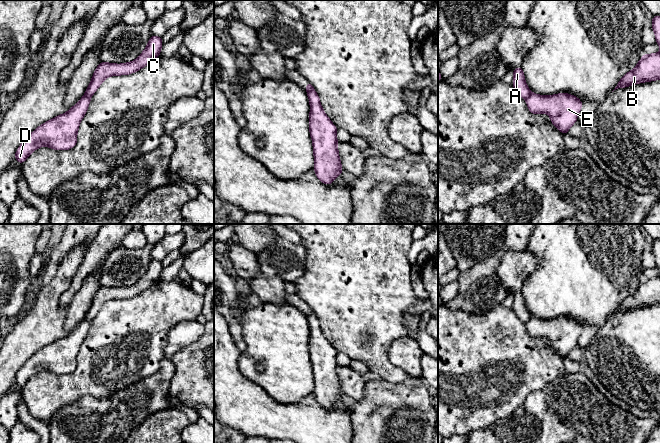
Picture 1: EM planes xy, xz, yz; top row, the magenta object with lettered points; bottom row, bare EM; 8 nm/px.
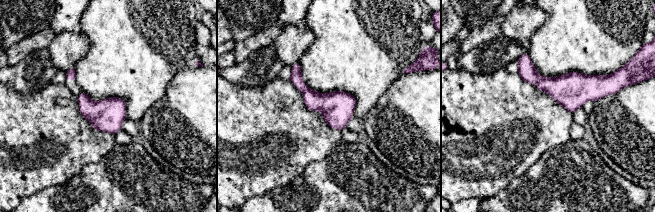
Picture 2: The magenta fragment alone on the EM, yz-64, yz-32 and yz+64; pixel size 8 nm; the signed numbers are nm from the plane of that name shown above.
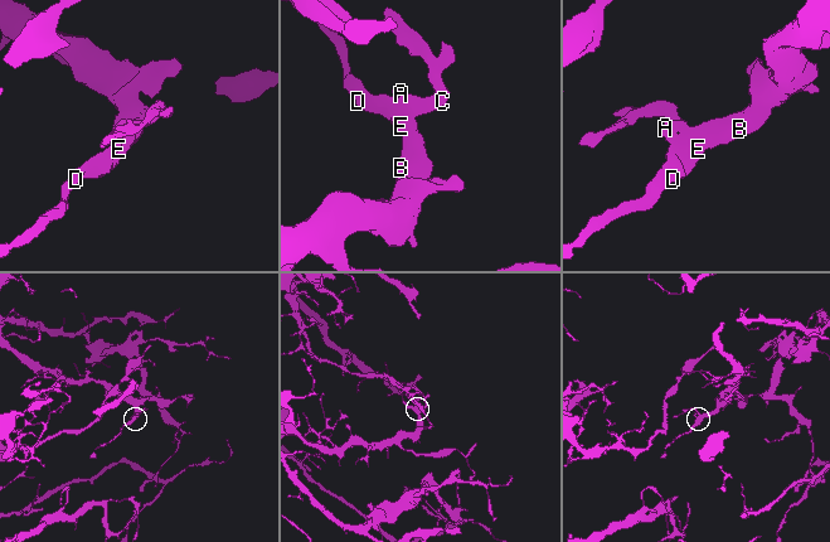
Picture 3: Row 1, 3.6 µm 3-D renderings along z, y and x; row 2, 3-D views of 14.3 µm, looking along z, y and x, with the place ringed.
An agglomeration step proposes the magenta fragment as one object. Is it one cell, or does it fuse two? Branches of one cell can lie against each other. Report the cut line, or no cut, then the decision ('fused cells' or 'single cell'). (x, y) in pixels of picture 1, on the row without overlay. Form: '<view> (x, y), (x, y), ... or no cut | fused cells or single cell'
xy (84, 319), (90, 321) | fused cells

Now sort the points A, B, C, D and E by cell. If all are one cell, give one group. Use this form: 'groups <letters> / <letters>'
groups A C / B D E

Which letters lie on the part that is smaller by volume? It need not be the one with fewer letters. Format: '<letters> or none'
A, C

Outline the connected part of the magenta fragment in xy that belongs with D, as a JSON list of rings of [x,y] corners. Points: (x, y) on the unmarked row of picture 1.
[[[83,320],[66,337],[38,350],[18,371],[15,383],[22,388],[41,370],[54,374],[72,373],[77,367],[78,352],[89,331],[90,323],[91,321]]]

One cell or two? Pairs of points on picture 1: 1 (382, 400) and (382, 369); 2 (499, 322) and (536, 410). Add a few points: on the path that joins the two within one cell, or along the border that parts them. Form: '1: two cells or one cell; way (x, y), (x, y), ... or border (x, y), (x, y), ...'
1: two cells; border (381, 378), (391, 383), (401, 383), (406, 379)
2: two cells; border (550, 381), (543, 387), (533, 391), (514, 411)

